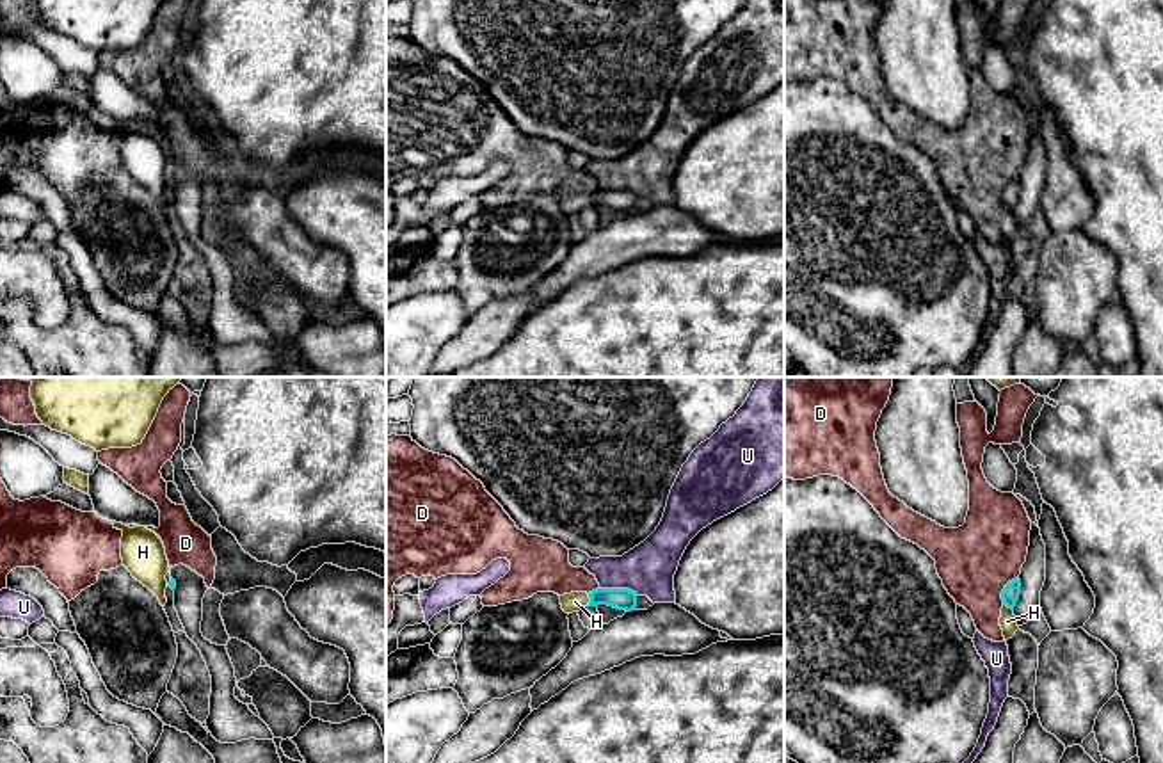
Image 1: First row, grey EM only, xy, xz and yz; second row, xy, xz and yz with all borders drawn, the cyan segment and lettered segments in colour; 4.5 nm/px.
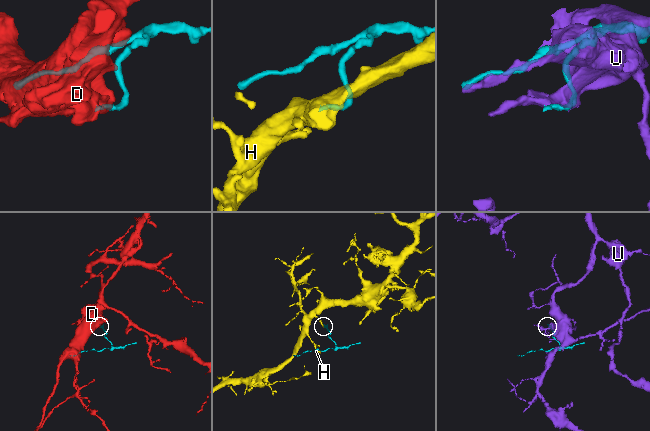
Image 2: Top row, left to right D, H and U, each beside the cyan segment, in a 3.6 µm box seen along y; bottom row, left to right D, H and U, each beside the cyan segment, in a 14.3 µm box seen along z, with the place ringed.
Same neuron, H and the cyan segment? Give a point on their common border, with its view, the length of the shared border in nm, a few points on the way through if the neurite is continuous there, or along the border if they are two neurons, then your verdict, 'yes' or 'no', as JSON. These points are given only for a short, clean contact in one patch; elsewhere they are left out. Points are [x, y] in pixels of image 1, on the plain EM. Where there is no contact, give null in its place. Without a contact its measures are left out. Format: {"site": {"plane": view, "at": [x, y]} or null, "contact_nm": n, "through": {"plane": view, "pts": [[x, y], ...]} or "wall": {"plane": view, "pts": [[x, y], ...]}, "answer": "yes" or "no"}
{"site": {"plane": "xz", "at": [591, 201]}, "contact_nm": 50, "through": {"plane": "xz", "pts": [[619, 200], [591, 201], [575, 203]]}, "answer": "yes"}

